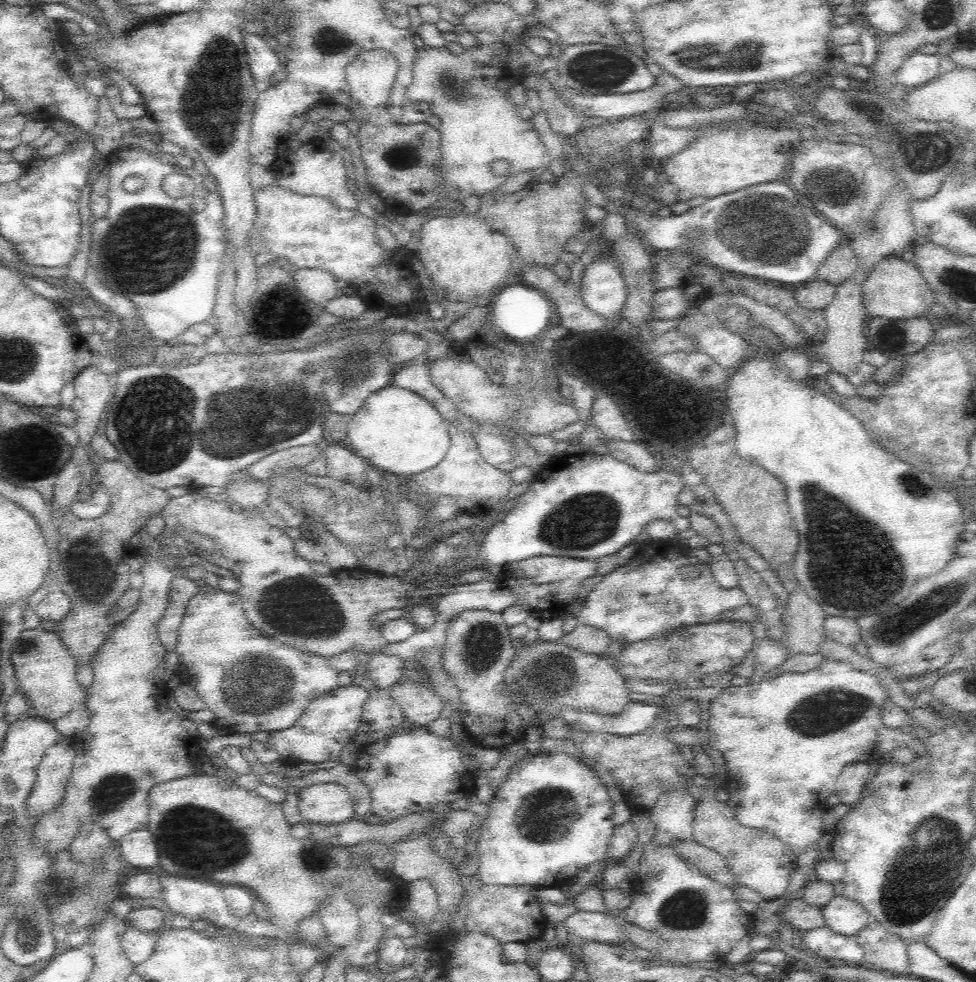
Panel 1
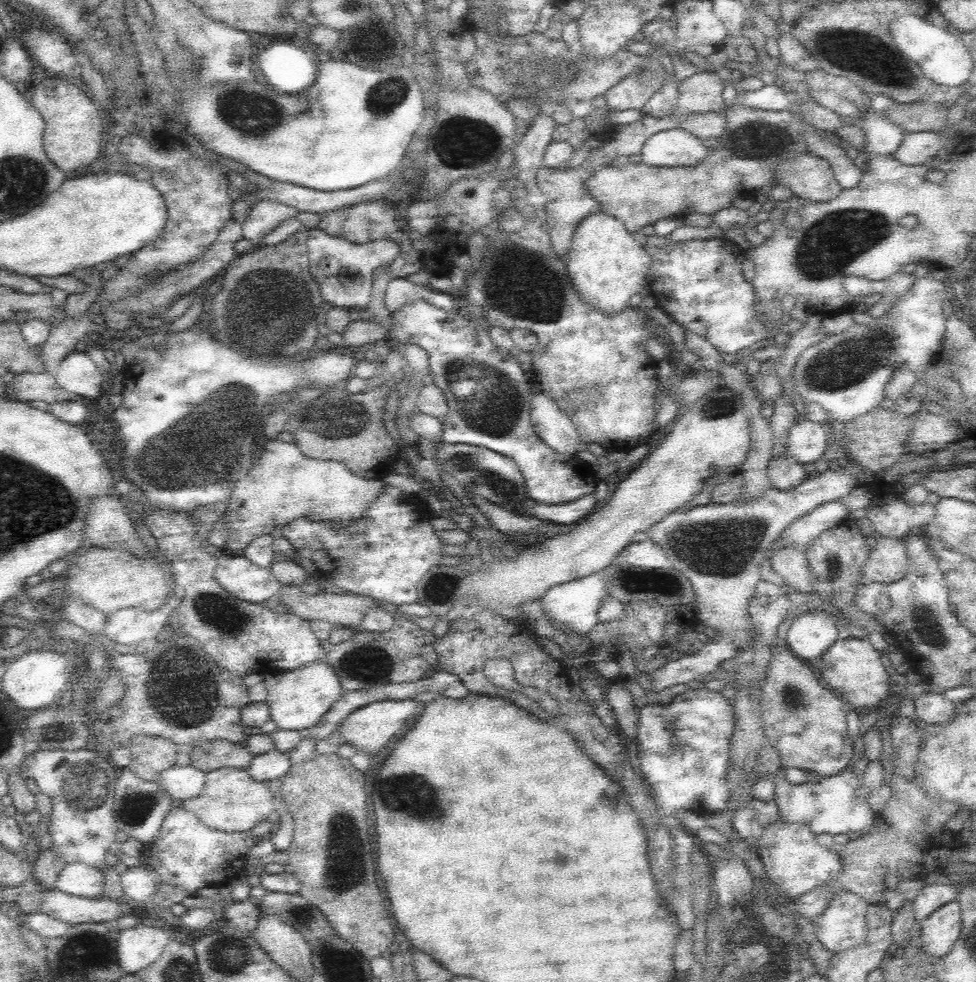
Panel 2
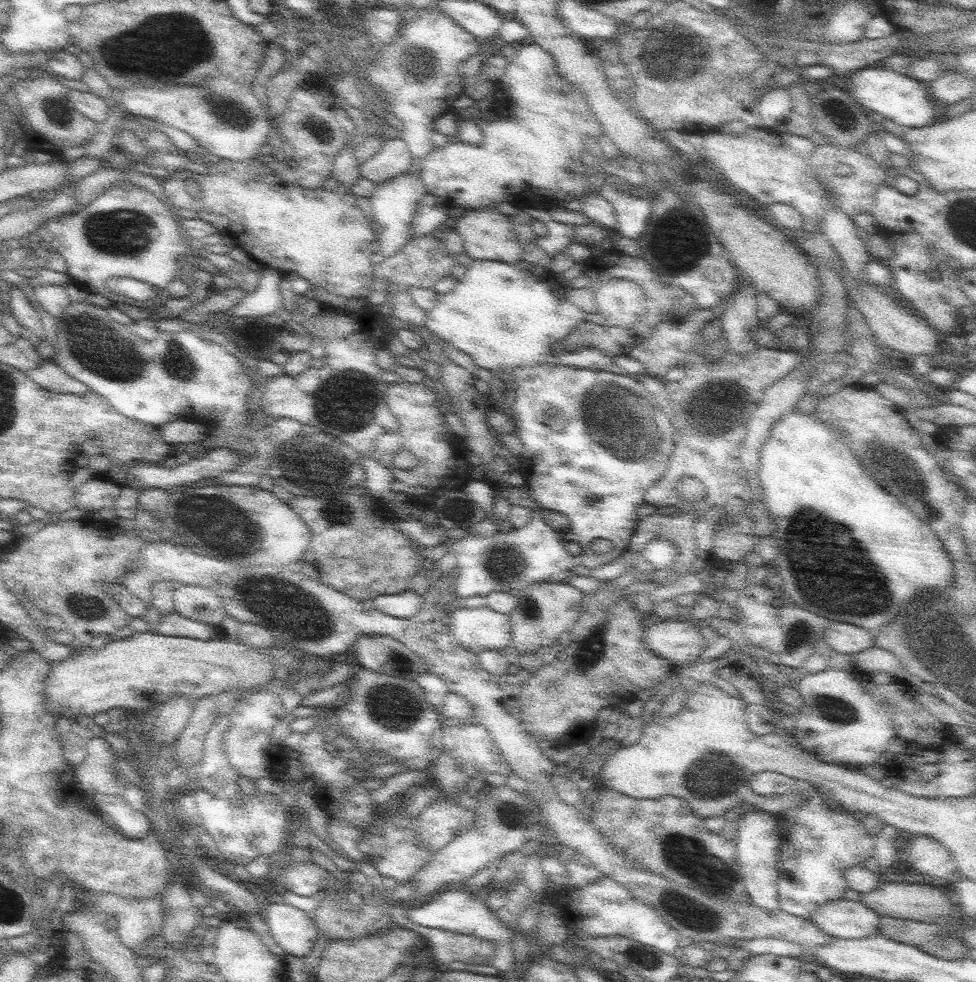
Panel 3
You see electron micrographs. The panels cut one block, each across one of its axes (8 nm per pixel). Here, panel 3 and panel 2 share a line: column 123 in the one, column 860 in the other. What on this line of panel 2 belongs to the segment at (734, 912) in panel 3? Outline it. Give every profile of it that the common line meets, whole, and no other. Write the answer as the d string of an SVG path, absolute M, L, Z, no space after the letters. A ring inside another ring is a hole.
M876 538L872 540L872 552L864 564L862 582L866 584L894 584L906 578L910 564L906 540L900 538Z

